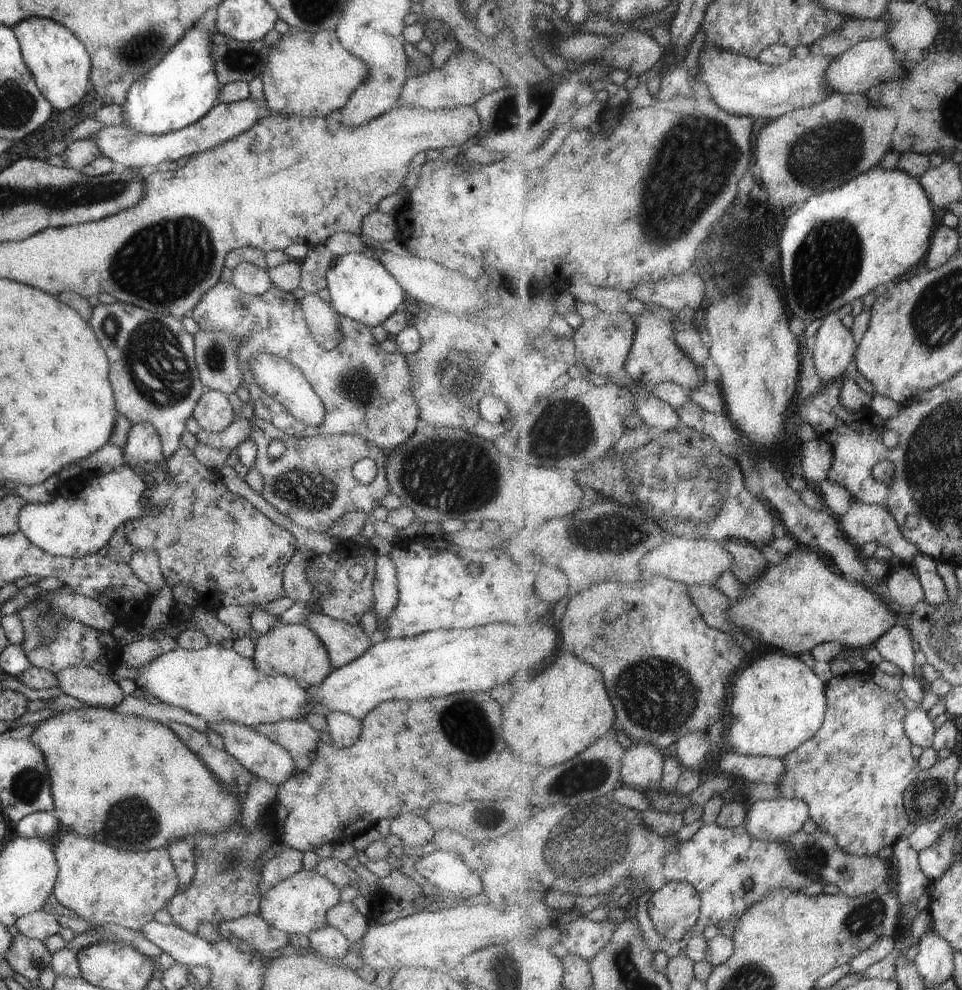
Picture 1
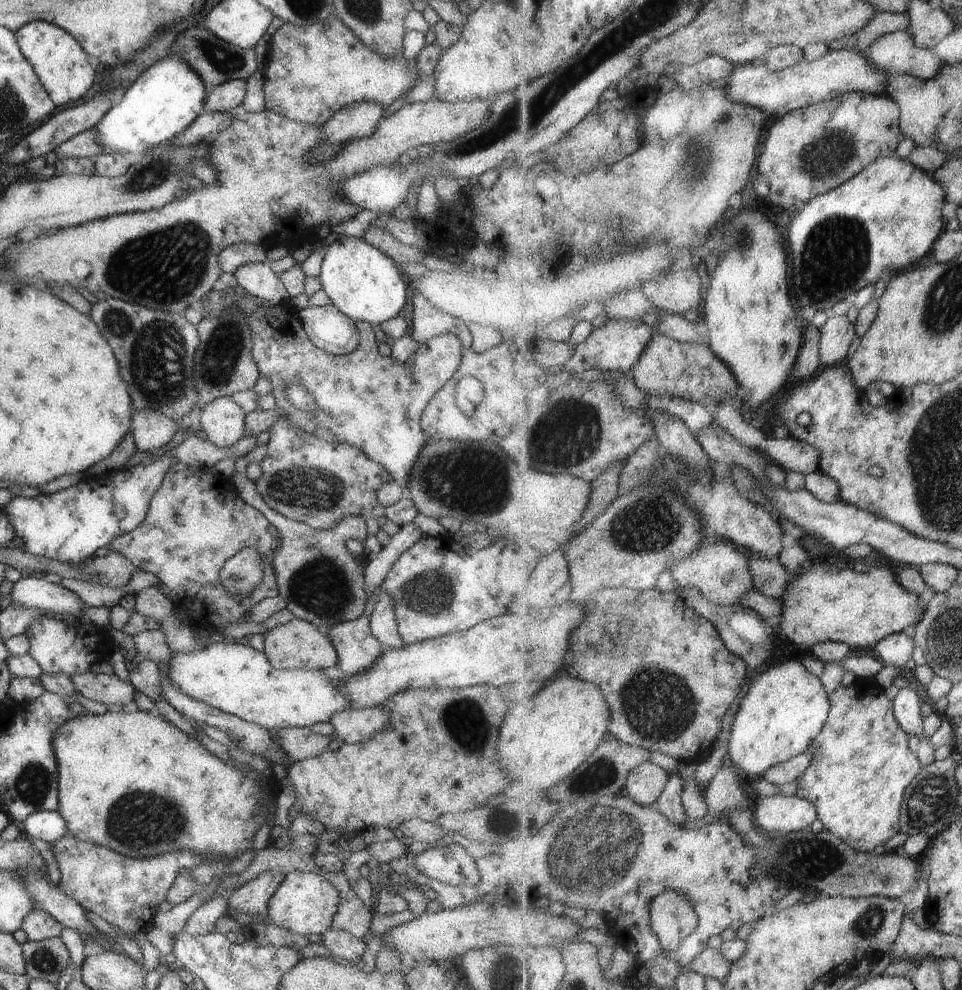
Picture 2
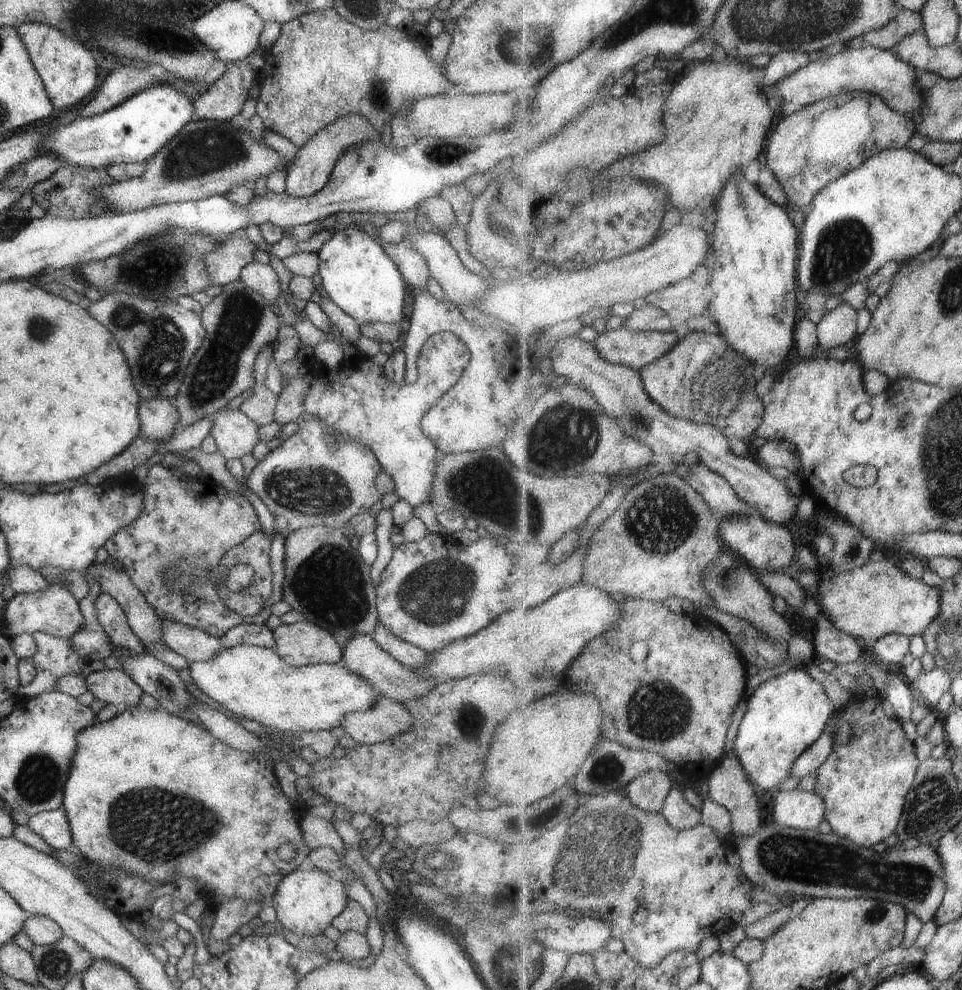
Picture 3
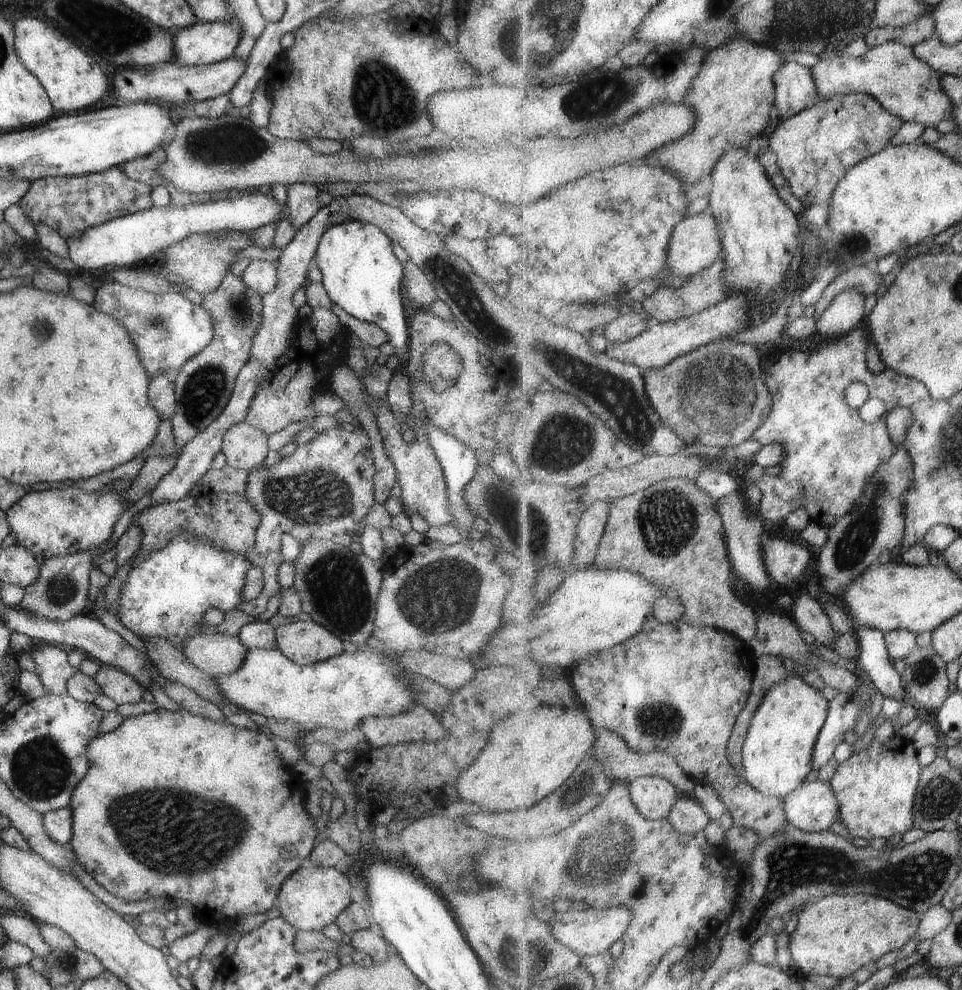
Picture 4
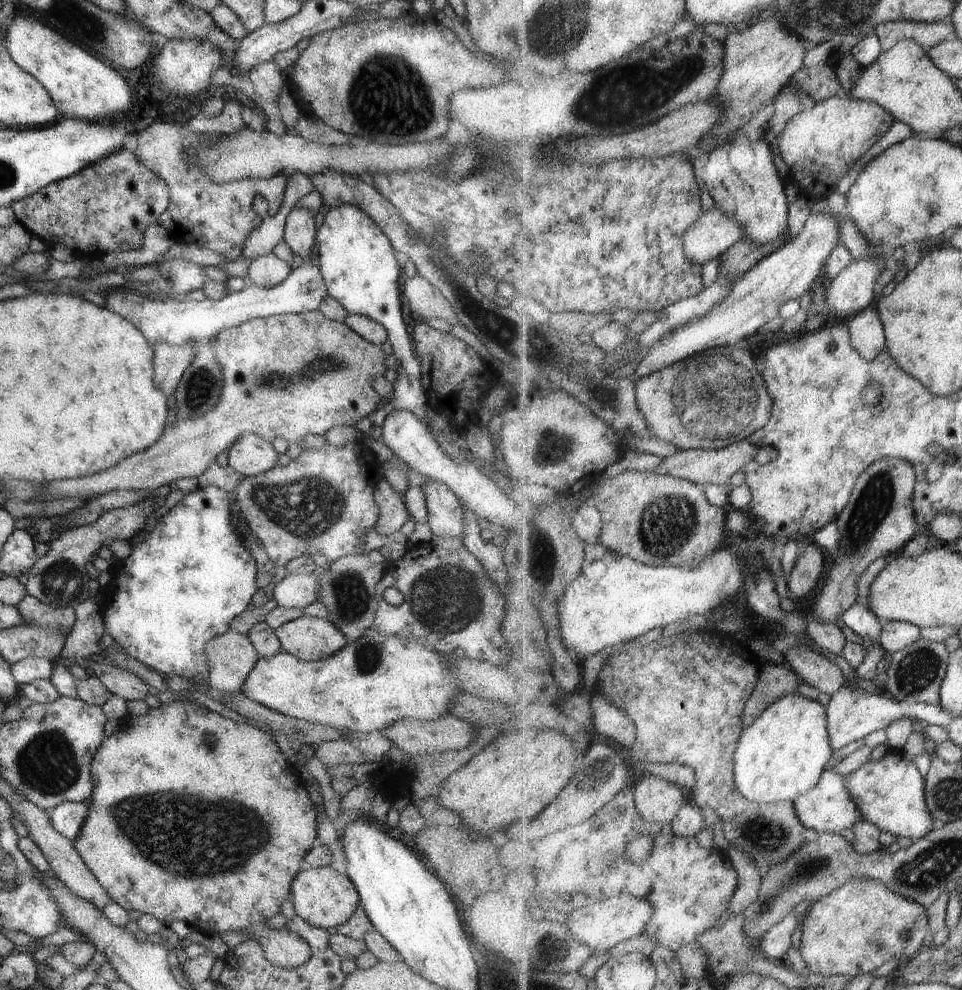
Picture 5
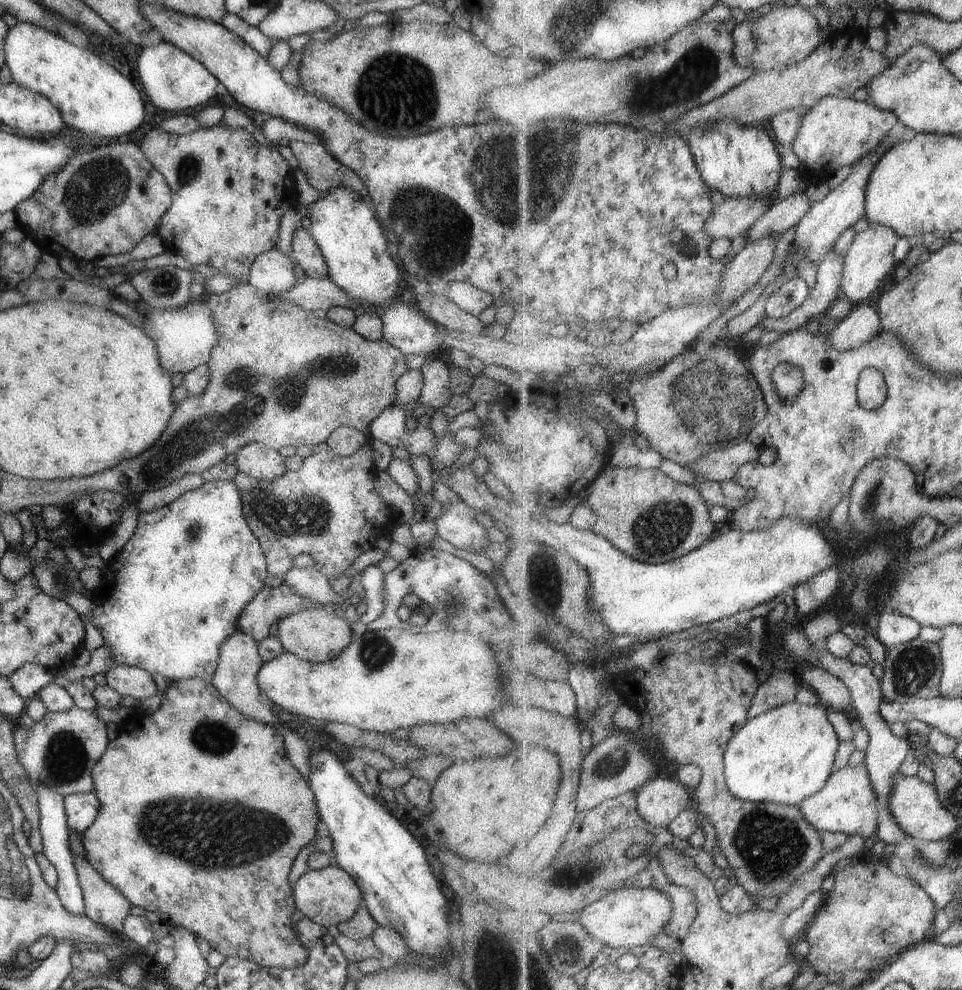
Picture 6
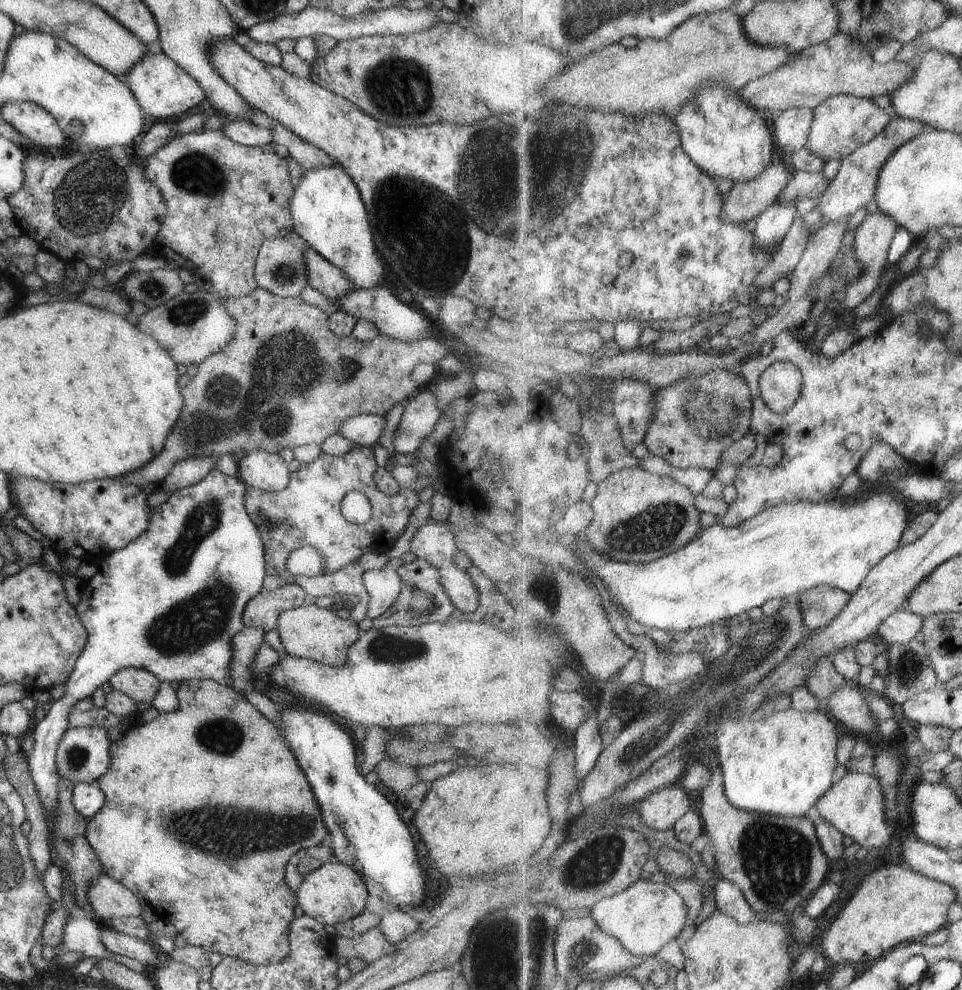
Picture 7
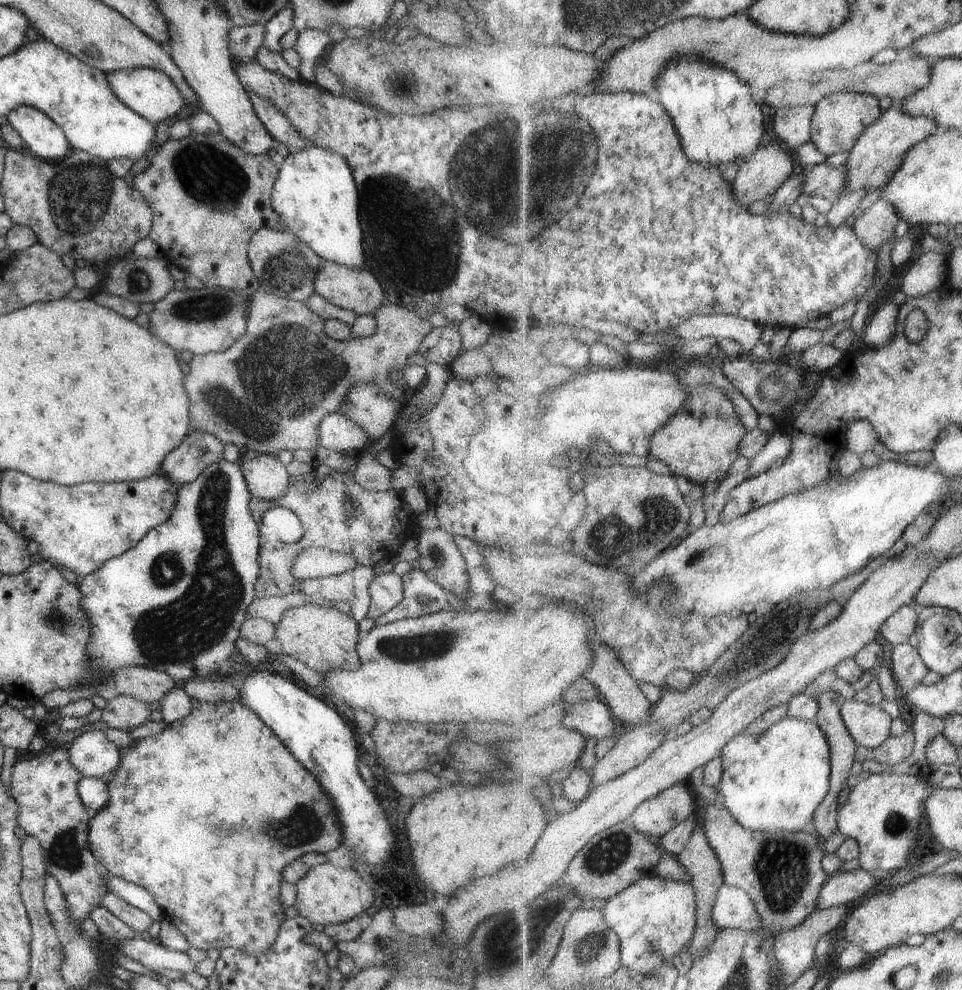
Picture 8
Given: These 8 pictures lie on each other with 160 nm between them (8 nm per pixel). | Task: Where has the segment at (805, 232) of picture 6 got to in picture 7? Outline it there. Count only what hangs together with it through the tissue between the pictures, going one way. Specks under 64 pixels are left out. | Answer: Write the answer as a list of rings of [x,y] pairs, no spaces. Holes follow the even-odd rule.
[[[898,117],[889,123],[889,126],[866,145],[861,145],[852,155],[841,161],[841,166],[835,178],[830,181],[826,193],[819,197],[815,209],[822,214],[825,226],[836,223],[843,217],[853,216],[861,208],[865,208],[874,200],[879,189],[881,169],[888,162],[888,158],[904,144],[916,139],[921,133],[928,130],[921,121],[902,119]]]

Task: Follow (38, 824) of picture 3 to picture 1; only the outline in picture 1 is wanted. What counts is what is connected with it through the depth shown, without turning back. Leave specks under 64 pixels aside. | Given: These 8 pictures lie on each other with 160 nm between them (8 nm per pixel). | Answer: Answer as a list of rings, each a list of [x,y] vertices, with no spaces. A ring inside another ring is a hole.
[[[33,811],[23,815],[12,827],[19,836],[43,837],[49,840],[54,840],[62,831],[58,818],[53,816],[52,811]]]

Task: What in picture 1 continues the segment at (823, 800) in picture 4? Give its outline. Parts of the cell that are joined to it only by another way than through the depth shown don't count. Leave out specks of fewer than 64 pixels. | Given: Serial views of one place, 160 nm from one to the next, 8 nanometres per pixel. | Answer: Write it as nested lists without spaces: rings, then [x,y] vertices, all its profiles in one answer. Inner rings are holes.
[[[781,796],[753,803],[745,825],[753,838],[788,844],[793,835],[803,830],[810,816],[805,801]]]

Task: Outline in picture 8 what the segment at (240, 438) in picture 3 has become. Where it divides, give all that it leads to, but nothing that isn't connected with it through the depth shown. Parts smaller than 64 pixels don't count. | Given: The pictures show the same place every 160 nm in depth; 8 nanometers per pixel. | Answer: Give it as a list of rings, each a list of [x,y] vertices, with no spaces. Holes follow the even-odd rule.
[[[258,455],[239,462],[246,487],[253,498],[277,500],[288,492],[289,476],[285,465],[269,455]]]

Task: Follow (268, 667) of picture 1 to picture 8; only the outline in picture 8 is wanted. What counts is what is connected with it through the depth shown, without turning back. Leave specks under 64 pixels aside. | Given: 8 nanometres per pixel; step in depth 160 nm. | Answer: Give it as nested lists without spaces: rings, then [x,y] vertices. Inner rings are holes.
[[[305,603],[286,609],[275,625],[274,632],[274,638],[281,645],[283,655],[303,663],[321,675],[357,670],[360,666],[356,652],[359,637],[358,624],[351,617],[323,603]]]

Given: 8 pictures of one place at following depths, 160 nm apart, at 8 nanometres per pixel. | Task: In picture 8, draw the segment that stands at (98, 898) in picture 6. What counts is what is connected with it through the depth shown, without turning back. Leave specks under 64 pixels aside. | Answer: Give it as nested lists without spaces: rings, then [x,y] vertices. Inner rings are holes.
[[[109,890],[99,899],[99,906],[113,913],[137,934],[147,931],[152,922],[152,918],[146,912],[127,904]]]

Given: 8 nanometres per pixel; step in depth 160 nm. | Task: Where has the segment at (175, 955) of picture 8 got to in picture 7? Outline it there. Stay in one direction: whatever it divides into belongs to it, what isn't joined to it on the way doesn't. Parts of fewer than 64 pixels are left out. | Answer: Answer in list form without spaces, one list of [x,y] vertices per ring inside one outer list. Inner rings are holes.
[[[101,926],[99,933],[101,944],[113,954],[121,954],[127,958],[133,958],[148,969],[155,967],[157,954],[153,950],[151,942],[144,941],[129,935],[114,931],[107,926]]]

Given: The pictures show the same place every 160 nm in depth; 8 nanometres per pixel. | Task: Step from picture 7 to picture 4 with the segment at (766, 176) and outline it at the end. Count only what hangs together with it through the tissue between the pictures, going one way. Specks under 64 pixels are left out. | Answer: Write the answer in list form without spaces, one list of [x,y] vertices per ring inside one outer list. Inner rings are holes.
[[[709,212],[683,219],[675,228],[668,246],[669,278],[699,274],[722,259],[724,252],[716,218]]]

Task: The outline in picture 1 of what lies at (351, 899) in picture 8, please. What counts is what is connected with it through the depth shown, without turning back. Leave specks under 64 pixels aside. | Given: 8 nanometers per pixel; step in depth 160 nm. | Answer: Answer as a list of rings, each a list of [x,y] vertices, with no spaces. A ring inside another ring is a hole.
[[[301,868],[295,874],[277,881],[260,895],[258,915],[271,928],[299,936],[308,936],[311,931],[326,925],[326,912],[339,902],[339,891],[329,880],[319,876],[314,870]]]

